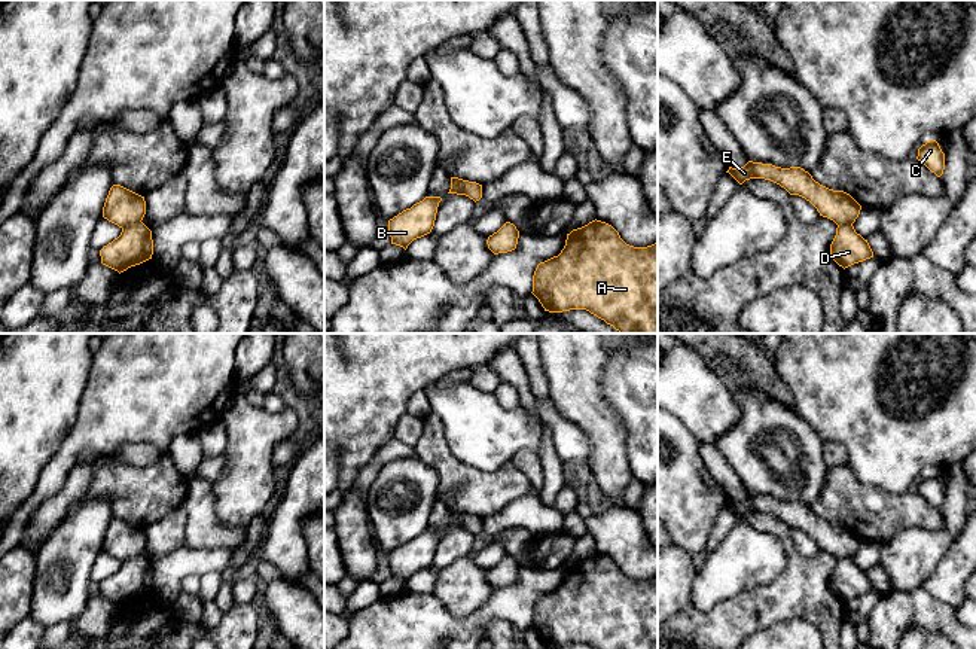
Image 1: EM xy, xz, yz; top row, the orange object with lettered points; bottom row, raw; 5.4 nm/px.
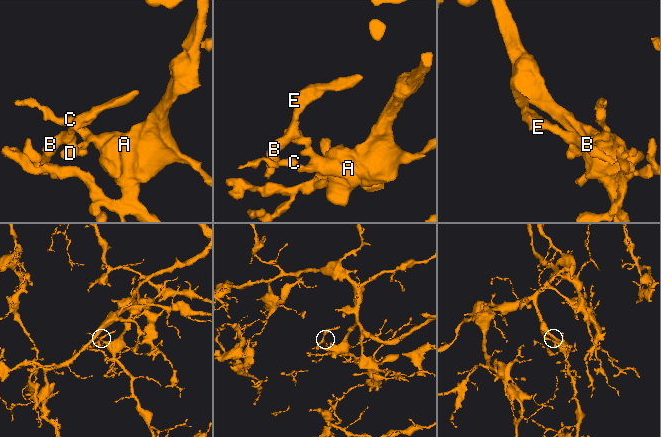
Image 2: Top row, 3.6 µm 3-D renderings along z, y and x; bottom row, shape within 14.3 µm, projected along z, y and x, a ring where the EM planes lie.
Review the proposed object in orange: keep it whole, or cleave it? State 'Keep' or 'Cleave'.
Cleave

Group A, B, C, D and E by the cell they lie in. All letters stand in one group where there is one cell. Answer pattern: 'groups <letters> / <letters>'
groups A C D / B E

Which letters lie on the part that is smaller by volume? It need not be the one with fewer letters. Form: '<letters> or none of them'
B, E

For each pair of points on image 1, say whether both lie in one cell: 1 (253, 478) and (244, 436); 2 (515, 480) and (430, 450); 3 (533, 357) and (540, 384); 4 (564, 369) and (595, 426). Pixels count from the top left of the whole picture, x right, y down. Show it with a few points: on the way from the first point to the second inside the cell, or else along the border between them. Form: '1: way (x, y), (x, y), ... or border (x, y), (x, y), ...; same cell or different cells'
1: way (249, 468), (249, 447); same cell
2: way (494, 481), (463, 481), (451, 469); same cell
3: way (533, 363), (537, 378); same cell
4: way (576, 383), (579, 399), (591, 413); same cell

